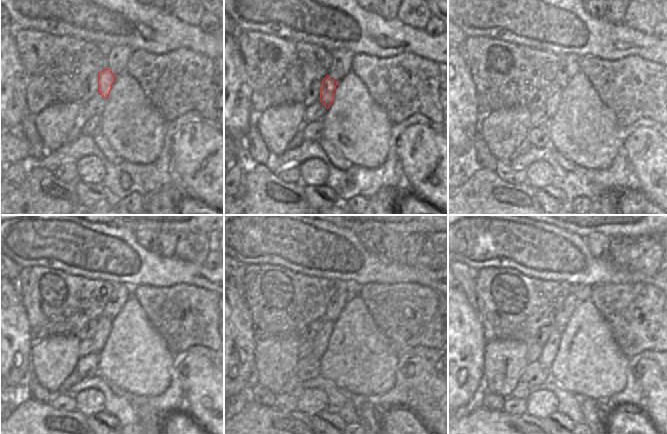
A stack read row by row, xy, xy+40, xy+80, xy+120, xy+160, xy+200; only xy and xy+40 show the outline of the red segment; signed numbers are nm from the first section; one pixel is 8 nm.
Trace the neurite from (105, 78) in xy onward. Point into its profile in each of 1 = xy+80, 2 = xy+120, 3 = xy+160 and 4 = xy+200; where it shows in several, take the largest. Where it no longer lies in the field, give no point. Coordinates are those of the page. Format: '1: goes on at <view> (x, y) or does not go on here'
1: goes on at xy+80 (553, 92)
2: goes on at xy+120 (102, 332)
3: goes on at xy+160 (319, 343)
4: goes on at xy+200 (549, 349)

